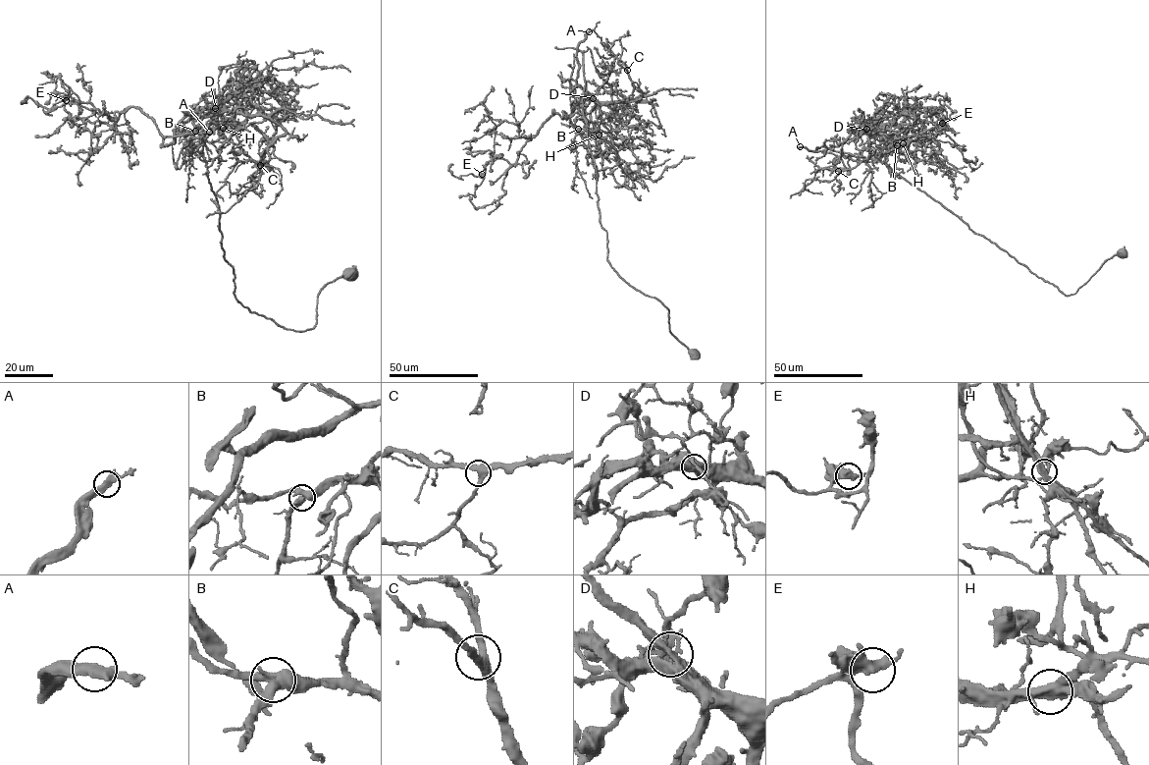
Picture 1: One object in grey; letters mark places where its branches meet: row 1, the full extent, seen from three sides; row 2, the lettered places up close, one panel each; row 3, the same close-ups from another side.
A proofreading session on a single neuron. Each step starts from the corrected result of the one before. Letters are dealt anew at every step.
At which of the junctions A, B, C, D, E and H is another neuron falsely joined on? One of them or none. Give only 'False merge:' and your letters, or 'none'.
False merge: H

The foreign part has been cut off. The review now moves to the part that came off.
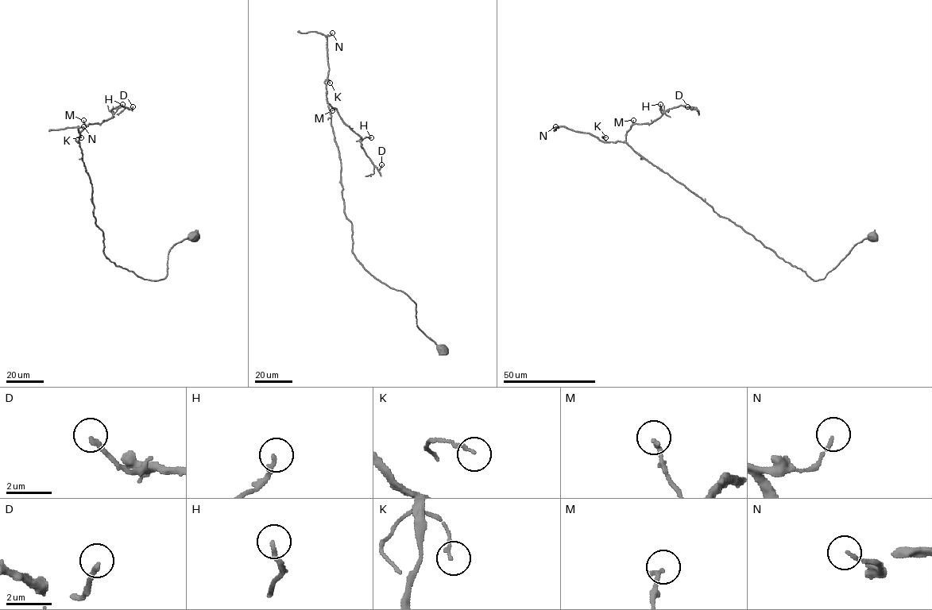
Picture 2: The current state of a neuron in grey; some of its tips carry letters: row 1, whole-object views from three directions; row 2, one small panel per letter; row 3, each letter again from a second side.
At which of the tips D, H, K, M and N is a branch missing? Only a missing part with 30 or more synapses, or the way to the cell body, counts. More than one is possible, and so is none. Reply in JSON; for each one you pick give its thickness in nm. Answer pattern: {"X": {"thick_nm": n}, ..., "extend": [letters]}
{"extend": []}

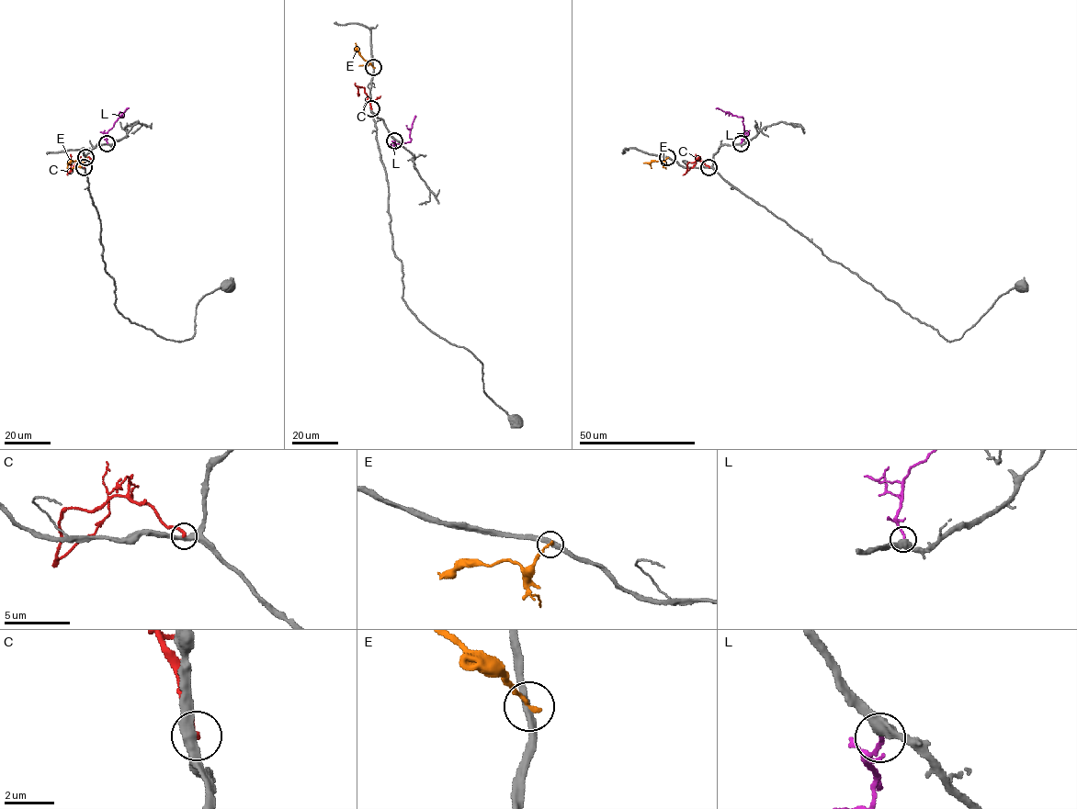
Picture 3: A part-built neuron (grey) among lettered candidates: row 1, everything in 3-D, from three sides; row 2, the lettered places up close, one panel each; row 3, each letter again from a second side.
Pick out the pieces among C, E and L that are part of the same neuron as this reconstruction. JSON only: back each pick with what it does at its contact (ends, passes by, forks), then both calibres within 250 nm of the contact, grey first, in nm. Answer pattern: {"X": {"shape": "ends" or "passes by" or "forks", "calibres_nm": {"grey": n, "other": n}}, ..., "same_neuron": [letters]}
{"L": {"shape": "ends", "calibres_nm": {"grey": 440, "other": 150}}, "same_neuron": ["L"]}

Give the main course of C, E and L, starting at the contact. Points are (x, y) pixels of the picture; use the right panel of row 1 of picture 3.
C: (708, 167), (696, 160), (688, 162), (687, 171), (696, 162), (696, 154)
E: (667, 158), (664, 162), (643, 162)
L: (741, 143), (745, 132), (742, 117), (716, 108)

